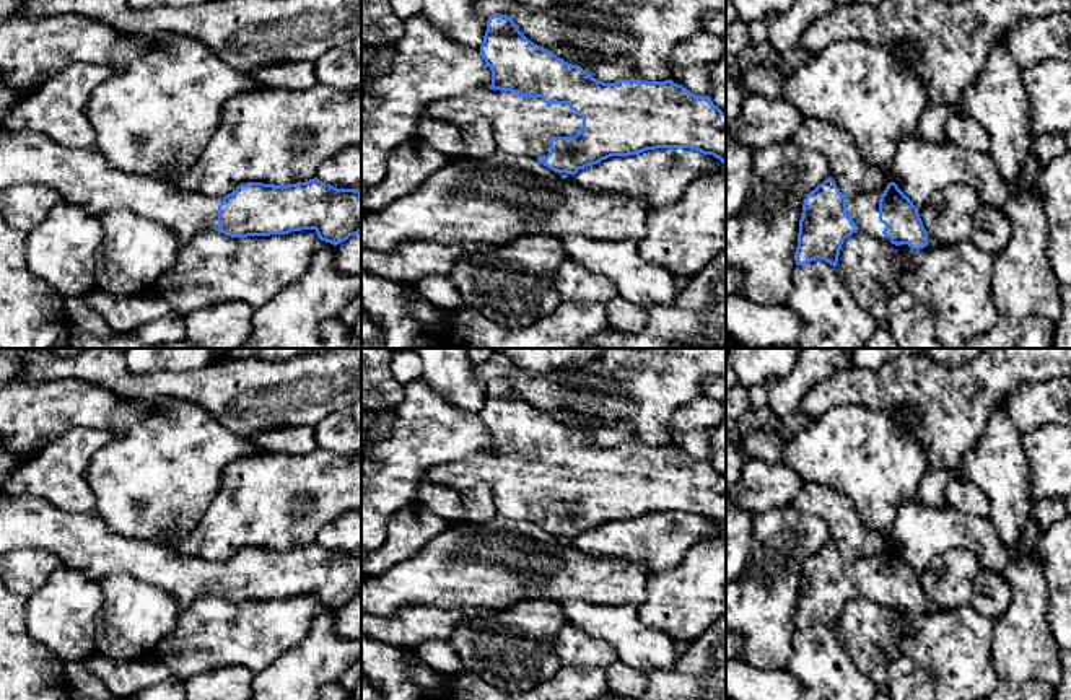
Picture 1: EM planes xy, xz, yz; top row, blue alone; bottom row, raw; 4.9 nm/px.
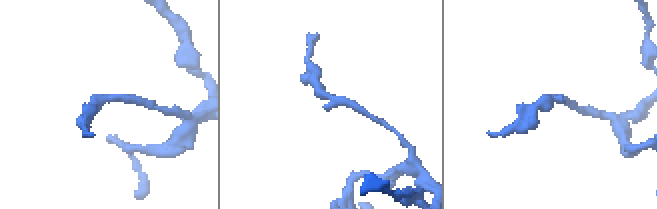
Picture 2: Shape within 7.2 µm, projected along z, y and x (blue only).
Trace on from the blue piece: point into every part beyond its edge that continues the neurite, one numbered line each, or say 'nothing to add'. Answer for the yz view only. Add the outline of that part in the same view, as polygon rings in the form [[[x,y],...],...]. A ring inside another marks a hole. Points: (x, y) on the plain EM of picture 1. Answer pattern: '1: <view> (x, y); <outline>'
1: yz (863, 572); [[[887,549],[871,557],[846,562],[846,580],[851,581],[858,591],[856,597],[874,601],[889,609],[890,602],[882,599],[885,589],[879,586],[879,563],[885,552]]]

